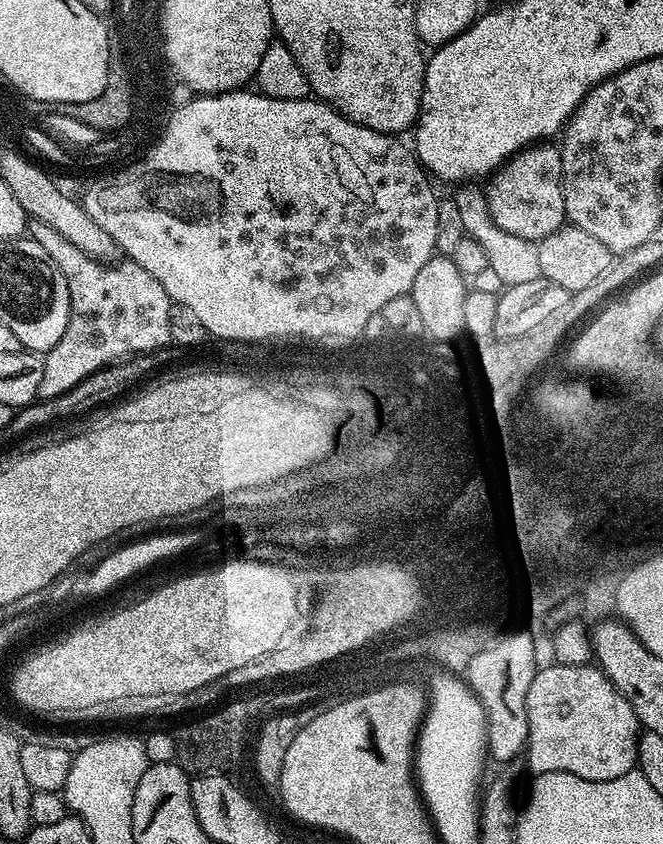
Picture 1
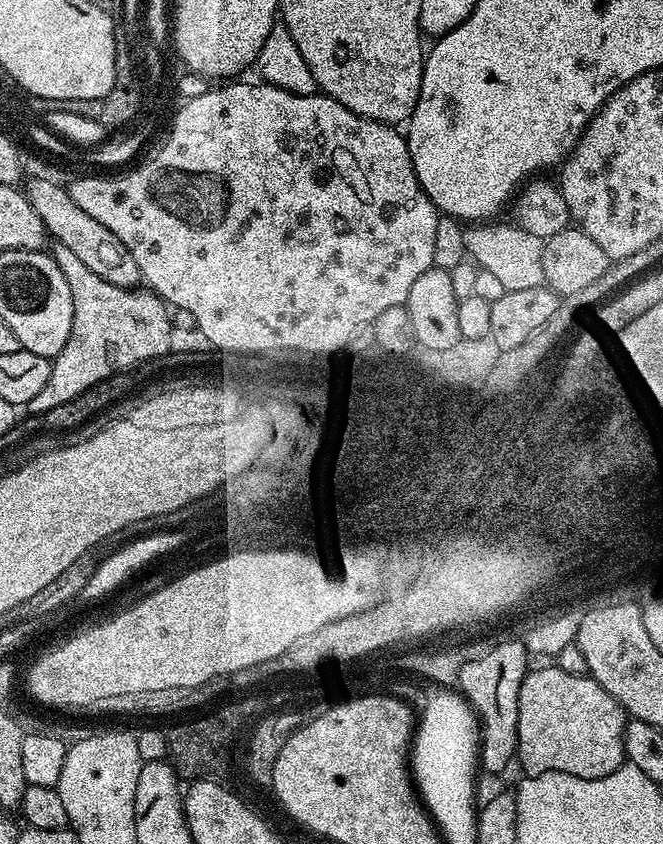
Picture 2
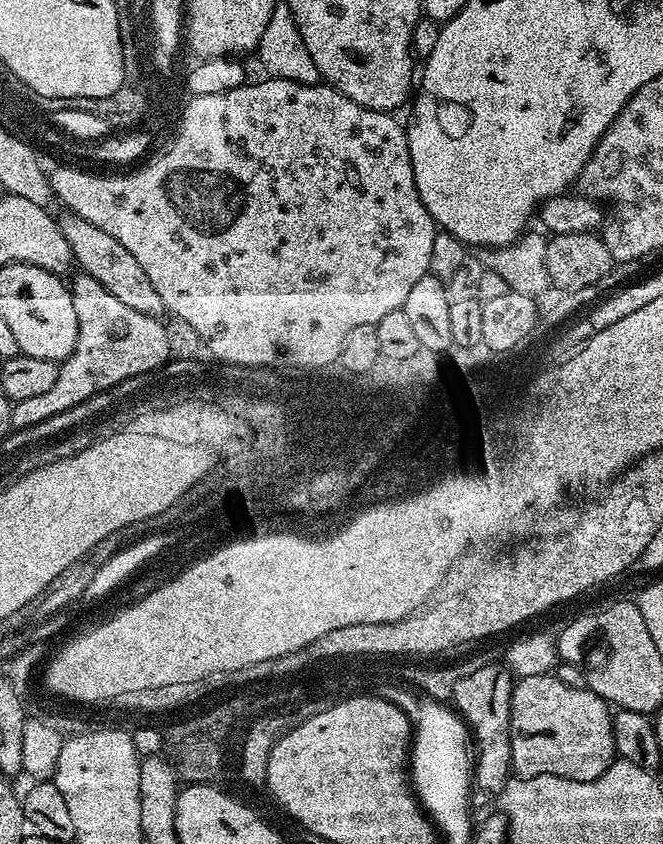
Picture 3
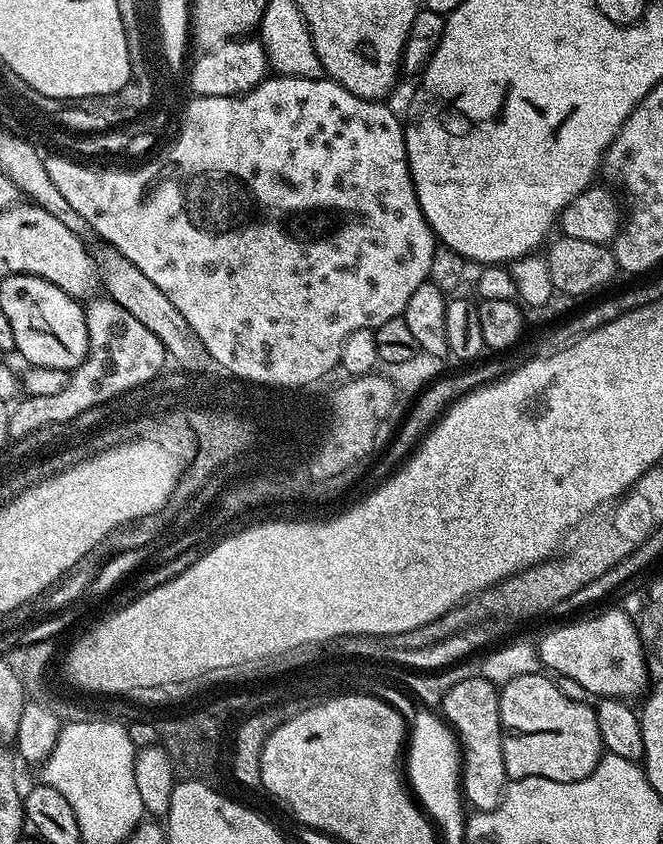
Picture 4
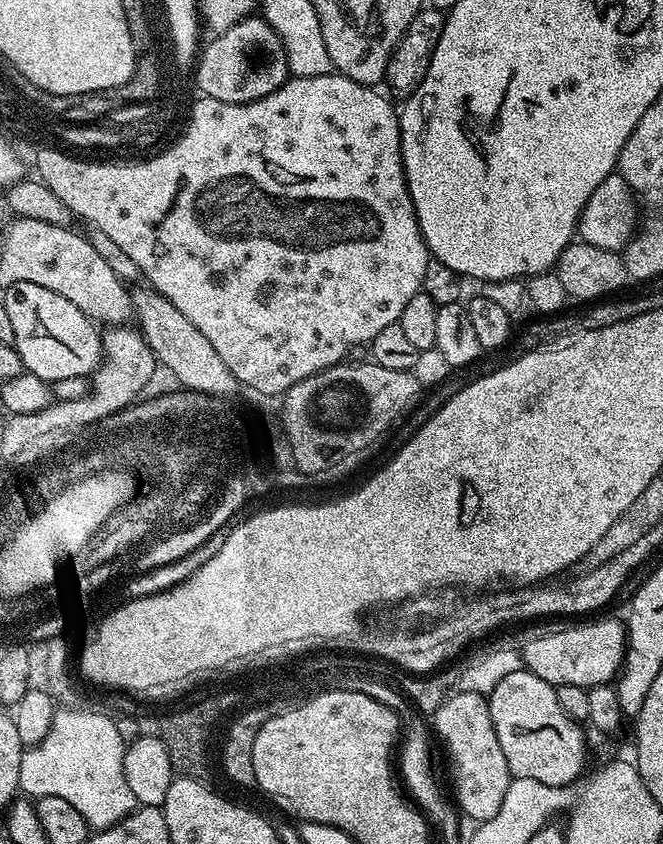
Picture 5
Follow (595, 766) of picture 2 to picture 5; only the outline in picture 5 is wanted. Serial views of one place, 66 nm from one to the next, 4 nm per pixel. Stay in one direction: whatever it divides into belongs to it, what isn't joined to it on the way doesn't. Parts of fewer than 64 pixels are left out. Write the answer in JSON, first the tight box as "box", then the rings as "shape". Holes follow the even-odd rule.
{"box":[487,670,588,788],"shape":[[[523,670],[507,675],[487,698],[490,718],[494,718],[494,734],[498,734],[506,766],[510,766],[513,777],[534,778],[534,782],[546,782],[546,786],[555,788],[572,786],[584,768],[588,744],[580,729],[583,727],[558,706],[555,687]]]}

